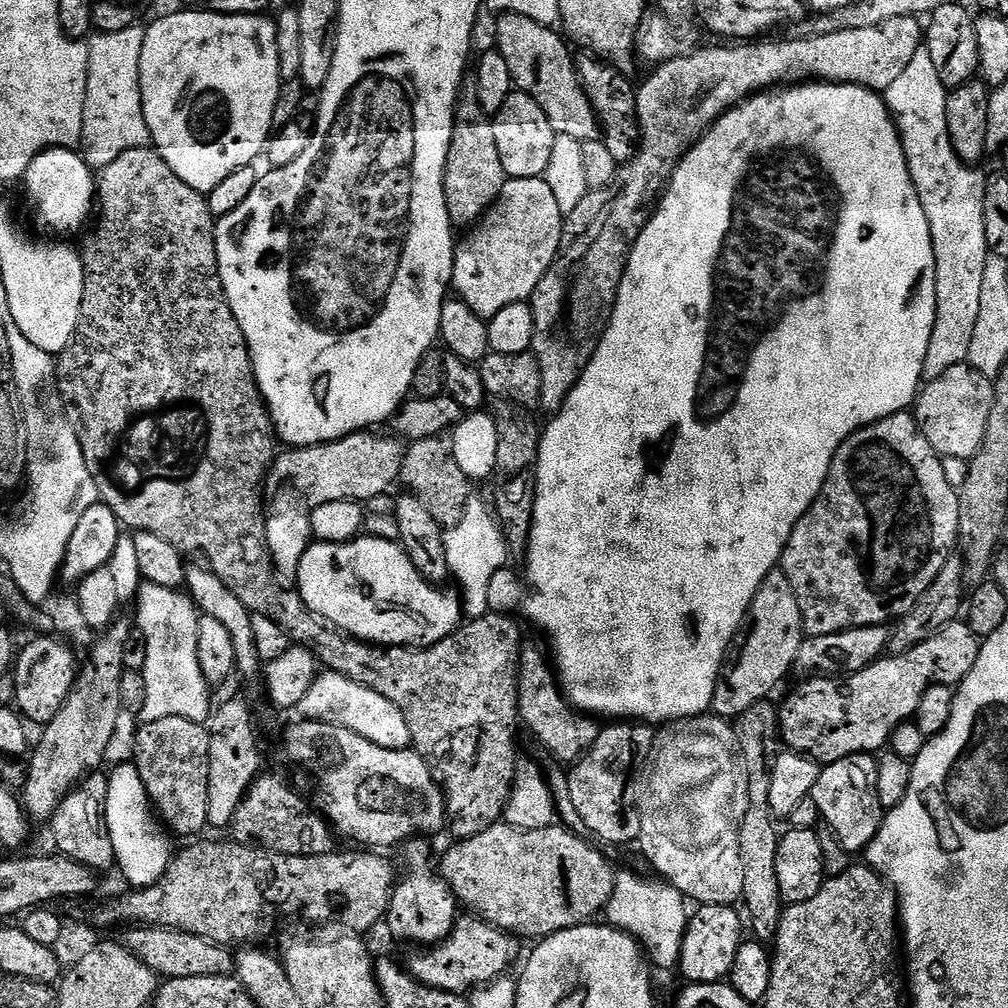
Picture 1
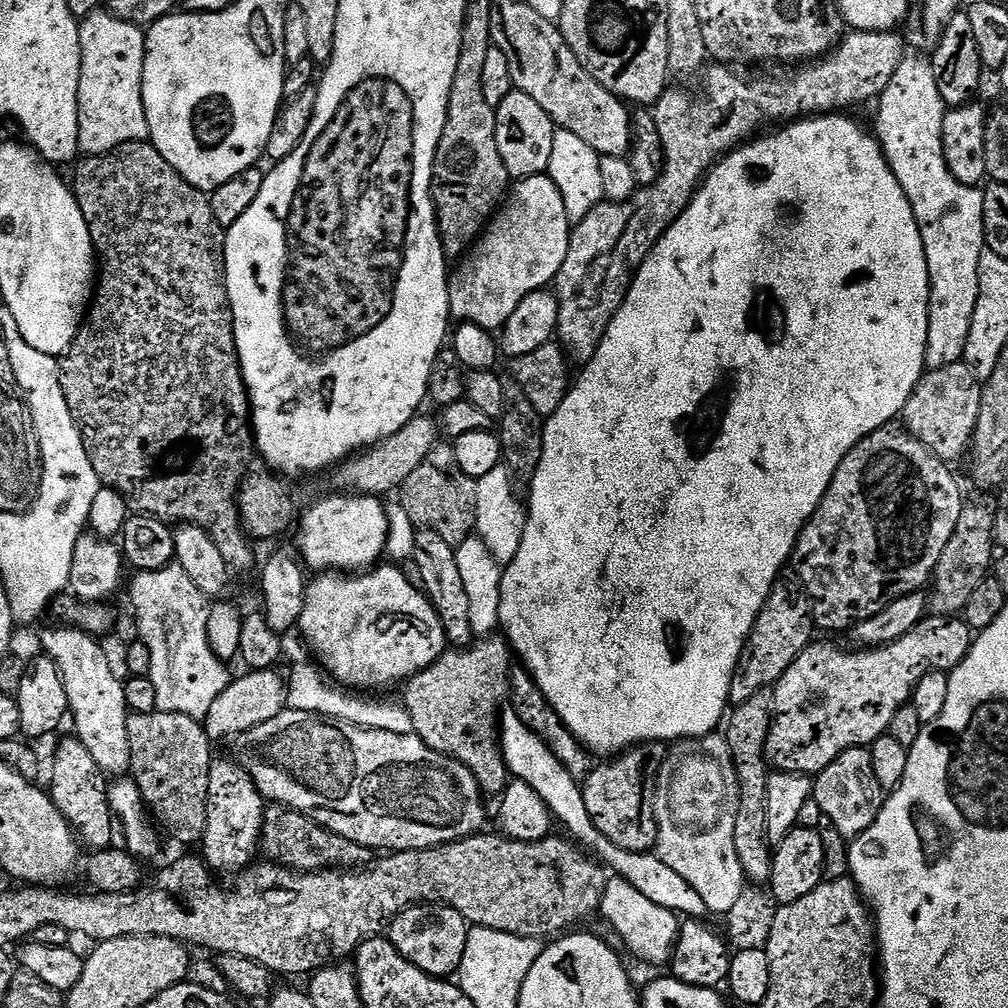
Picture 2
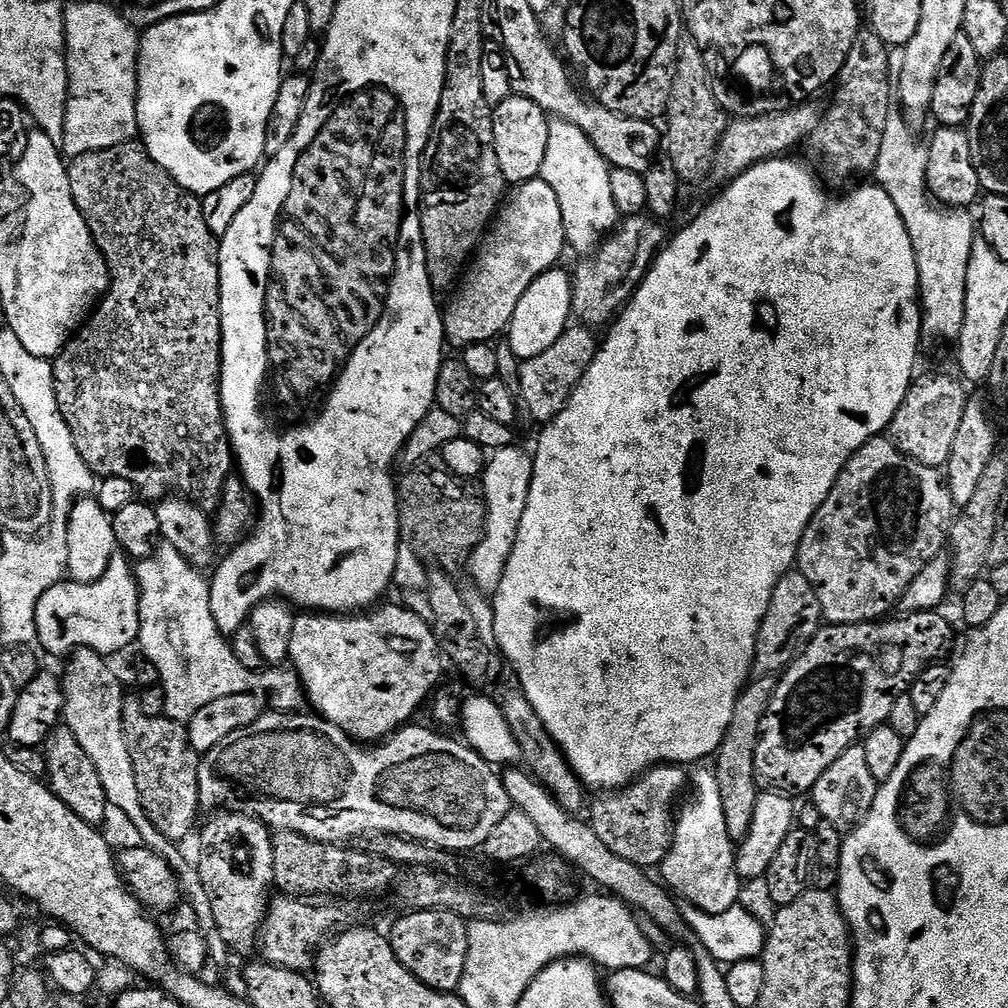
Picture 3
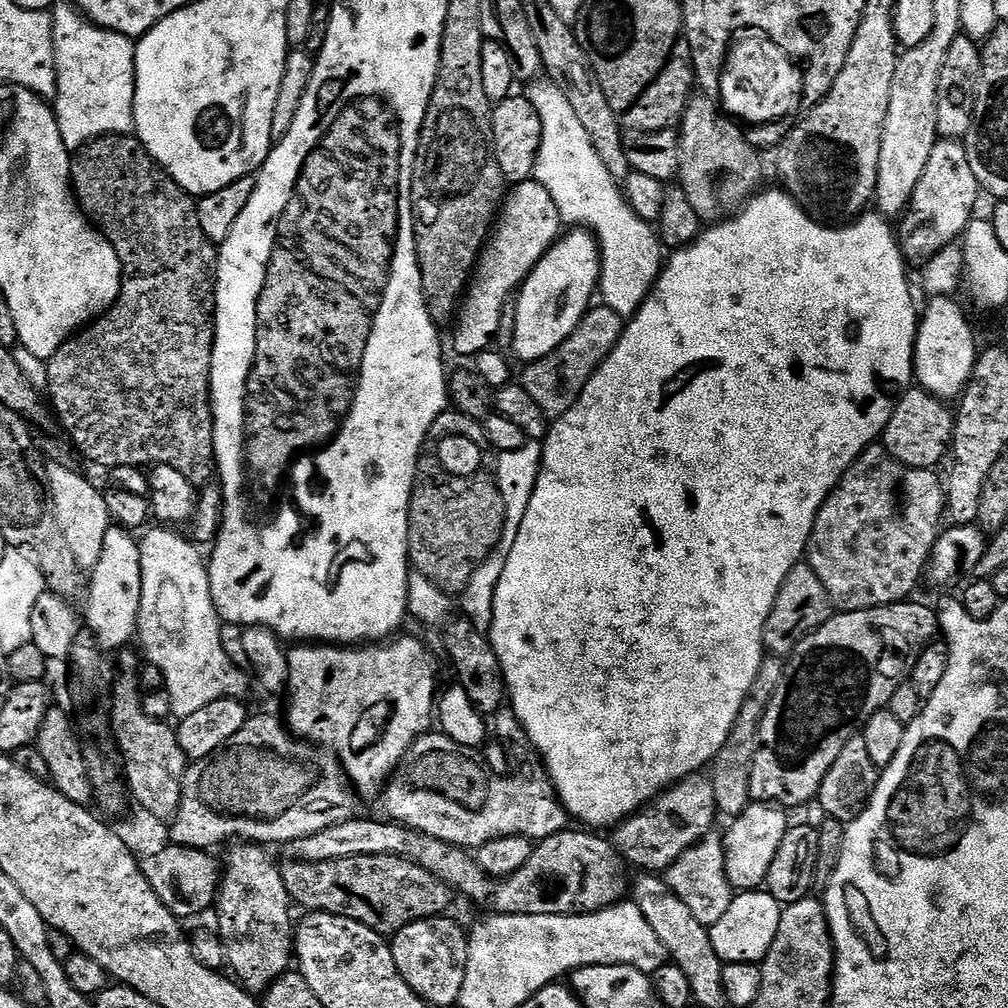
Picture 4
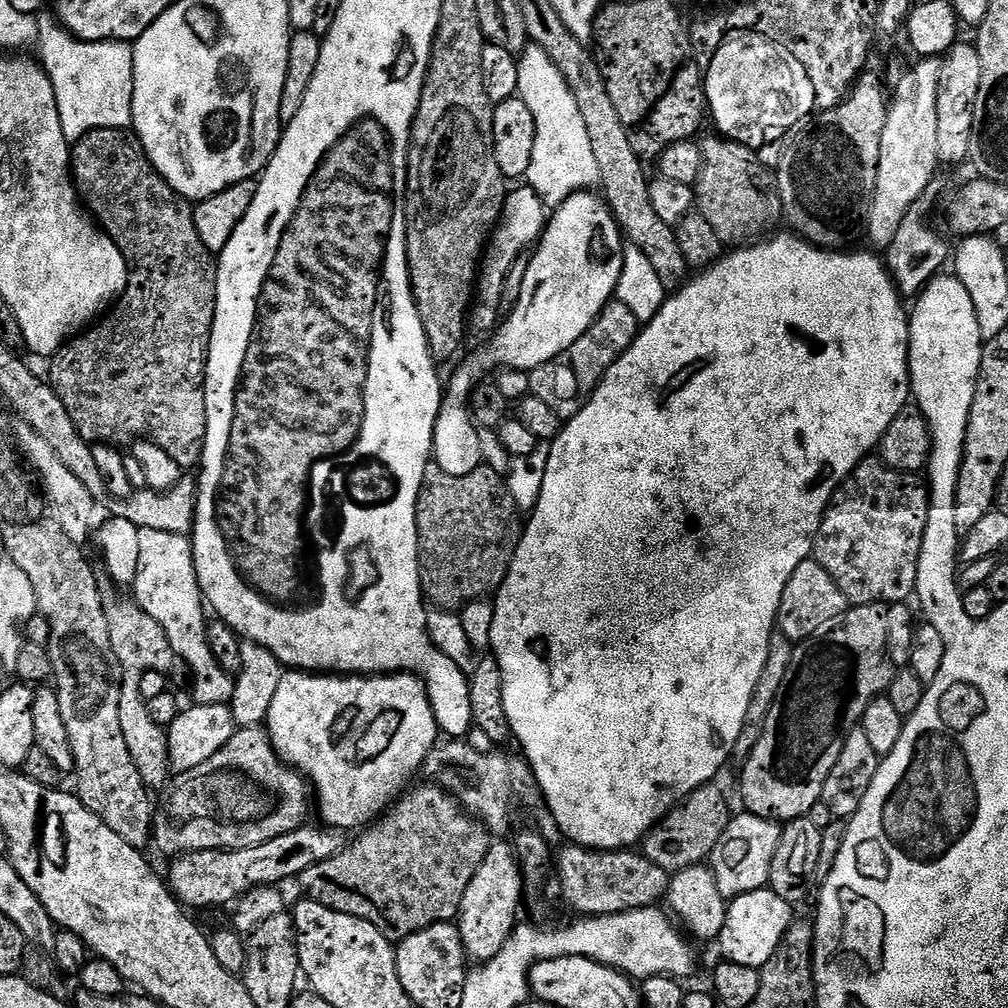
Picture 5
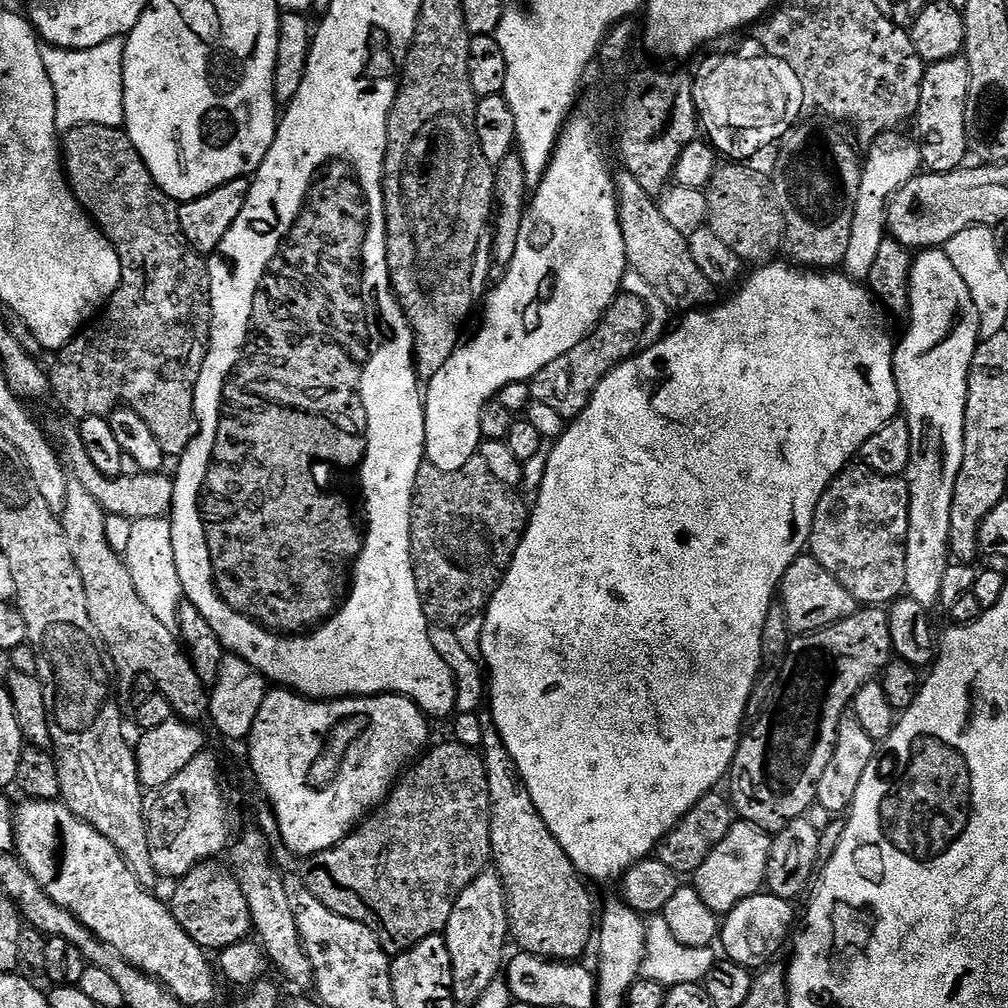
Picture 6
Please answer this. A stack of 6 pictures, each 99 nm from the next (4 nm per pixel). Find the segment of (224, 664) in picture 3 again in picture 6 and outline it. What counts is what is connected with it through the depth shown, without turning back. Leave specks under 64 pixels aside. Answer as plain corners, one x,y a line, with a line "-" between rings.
163,516
142,518
132,521
132,526
129,548
122,555
130,570
130,576
134,578
134,588
138,590
142,602
146,602
146,606
154,613
154,618
158,618
158,622
166,627
175,629
180,603
186,597
182,582
178,578
178,562
174,560
172,521

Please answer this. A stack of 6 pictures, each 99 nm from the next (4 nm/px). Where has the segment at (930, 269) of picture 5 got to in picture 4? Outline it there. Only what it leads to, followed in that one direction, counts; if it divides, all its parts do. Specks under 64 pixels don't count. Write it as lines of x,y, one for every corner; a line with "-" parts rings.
937,139
926,161
926,170
922,170
918,186
914,186
912,203
899,221
900,228
898,224
900,253
904,255
905,265
913,269
916,267
916,270
923,269
930,258
934,258
934,254
955,245
963,237
968,223
977,215
976,203
980,196
982,189
978,178
974,178
974,169
970,166
963,143

